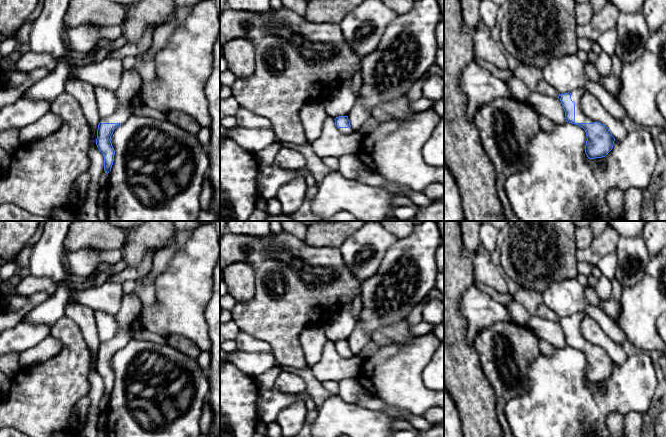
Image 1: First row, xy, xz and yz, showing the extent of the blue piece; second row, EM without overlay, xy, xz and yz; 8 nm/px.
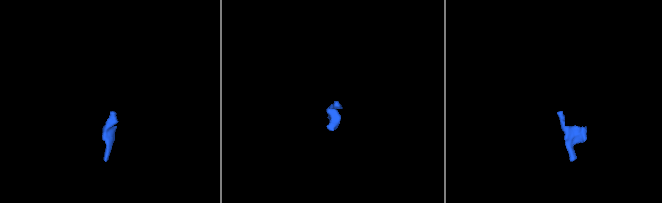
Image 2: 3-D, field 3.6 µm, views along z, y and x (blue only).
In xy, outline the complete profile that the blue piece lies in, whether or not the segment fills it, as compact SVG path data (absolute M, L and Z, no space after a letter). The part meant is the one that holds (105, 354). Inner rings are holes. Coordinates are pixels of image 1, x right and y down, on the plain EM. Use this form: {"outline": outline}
{"outline": "M135 292L125 295L121 309L114 316L118 325L117 333L112 339L101 343L98 349L96 369L104 380L104 394L107 398L111 395L115 379L111 360L132 338L129 334L129 325L140 314L142 307L141 300Z"}

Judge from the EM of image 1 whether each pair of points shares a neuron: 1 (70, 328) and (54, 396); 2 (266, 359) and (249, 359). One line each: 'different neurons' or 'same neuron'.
1: same neuron
2: same neuron

